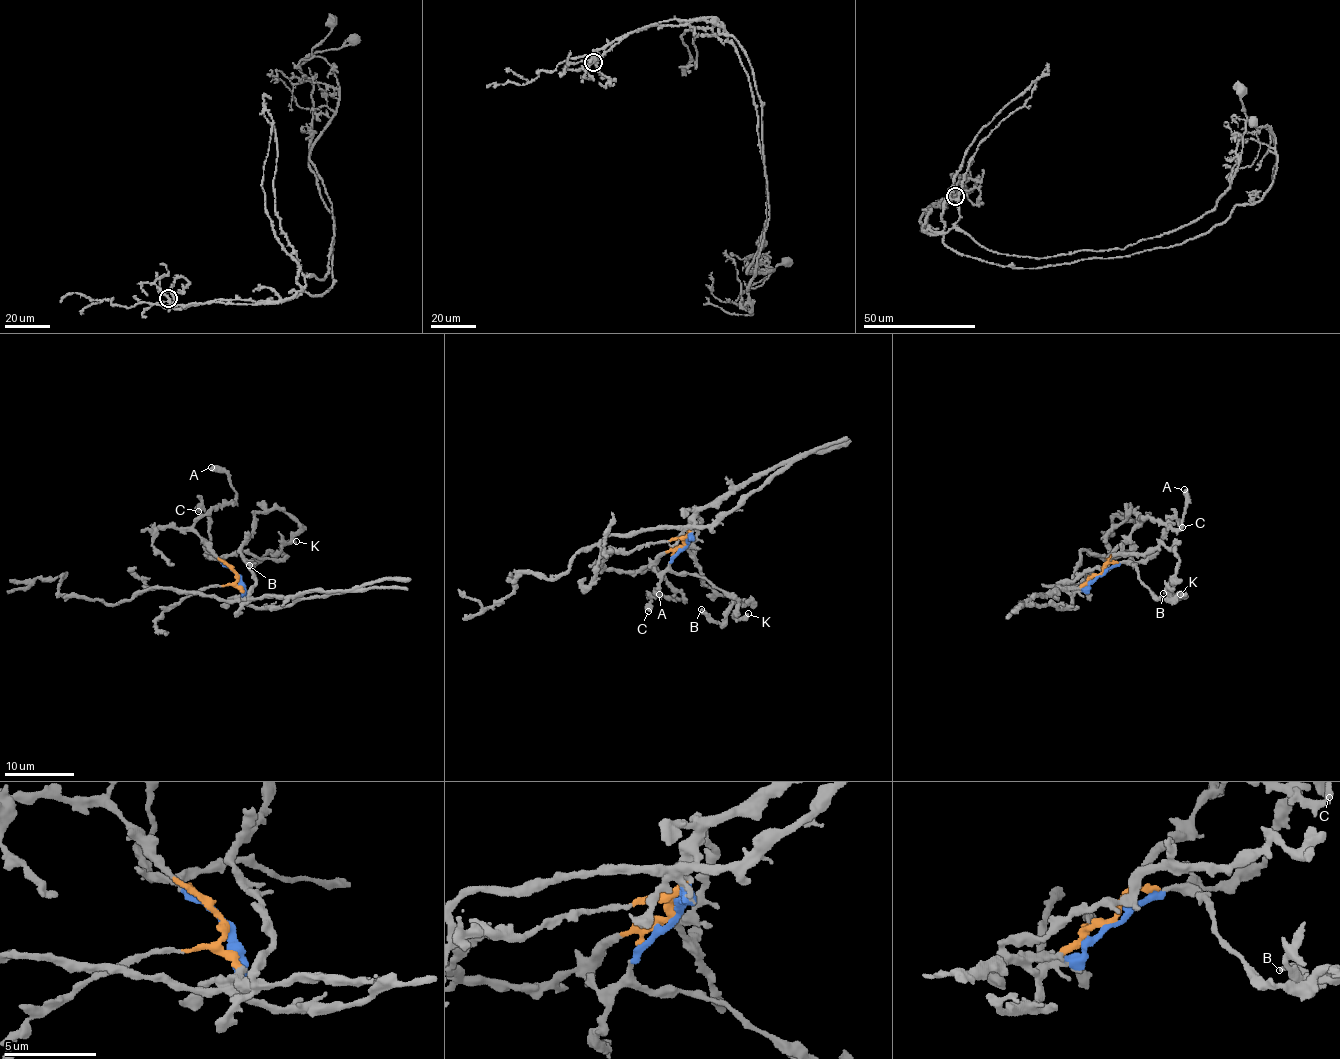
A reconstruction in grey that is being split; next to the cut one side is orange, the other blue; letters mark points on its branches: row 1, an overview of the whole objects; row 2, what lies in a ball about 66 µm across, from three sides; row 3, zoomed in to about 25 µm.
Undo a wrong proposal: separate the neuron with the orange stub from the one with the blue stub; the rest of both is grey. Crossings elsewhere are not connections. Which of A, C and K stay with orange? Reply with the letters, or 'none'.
A

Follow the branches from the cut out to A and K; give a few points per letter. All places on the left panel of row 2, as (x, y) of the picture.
A: (236, 574), (194, 528), (194, 524), (201, 517), (232, 502), (235, 497), (231, 480), (210, 467)
K: (236, 574), (221, 558), (247, 552), (277, 560), (285, 556), (282, 548), (287, 542), (296, 541)

